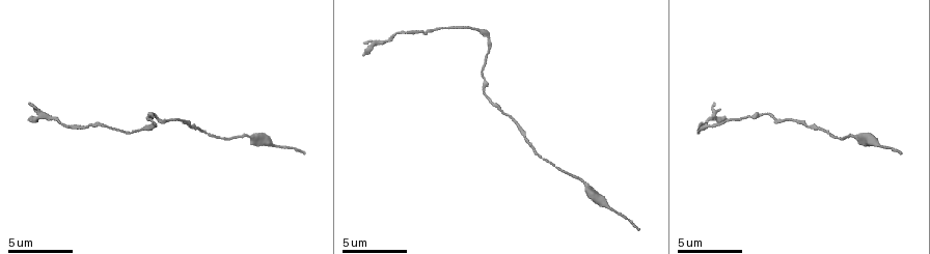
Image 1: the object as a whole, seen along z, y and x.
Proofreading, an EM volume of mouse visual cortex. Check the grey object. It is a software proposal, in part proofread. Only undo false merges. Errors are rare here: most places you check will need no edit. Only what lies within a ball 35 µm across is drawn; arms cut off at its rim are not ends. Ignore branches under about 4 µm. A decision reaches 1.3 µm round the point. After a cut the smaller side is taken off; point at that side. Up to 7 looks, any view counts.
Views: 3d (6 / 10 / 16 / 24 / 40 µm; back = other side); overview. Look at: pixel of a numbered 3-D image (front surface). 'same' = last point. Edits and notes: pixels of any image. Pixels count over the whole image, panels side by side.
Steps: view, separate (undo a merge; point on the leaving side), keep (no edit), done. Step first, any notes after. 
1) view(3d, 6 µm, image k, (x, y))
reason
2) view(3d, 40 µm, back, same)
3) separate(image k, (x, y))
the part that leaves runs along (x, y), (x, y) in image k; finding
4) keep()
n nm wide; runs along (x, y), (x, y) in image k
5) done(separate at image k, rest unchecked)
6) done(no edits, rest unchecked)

view(3d, 10 µm, image 1, (698, 132))
calibre changes

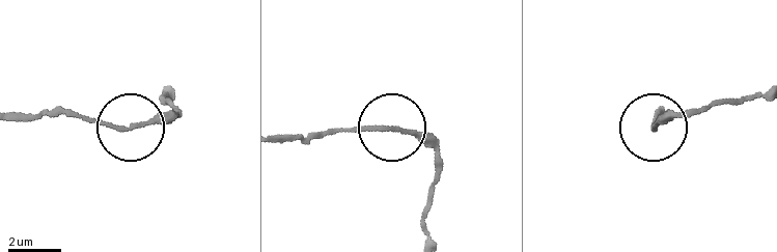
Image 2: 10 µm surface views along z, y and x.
keep()
runs along (169, 88), (162, 94), (175, 110), (129, 128), (44, 114) in image 2; all the same cell

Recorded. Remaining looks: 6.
view(3d, 10 µm, image 1, (508, 114))
thin neck

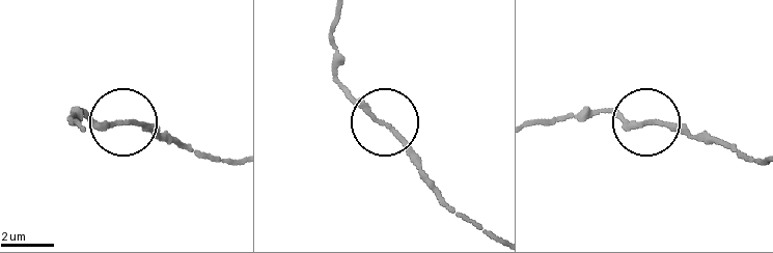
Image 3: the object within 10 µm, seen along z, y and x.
view(3d, 6 µm, image 3, (387, 125))

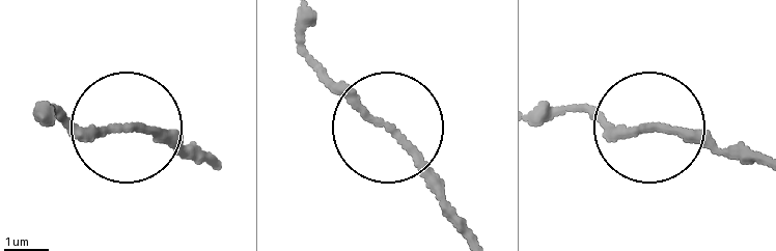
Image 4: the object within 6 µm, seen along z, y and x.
keep()
all the same cell

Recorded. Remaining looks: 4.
view(3d, 10 µm, image 1, (247, 135))
thick turns thin

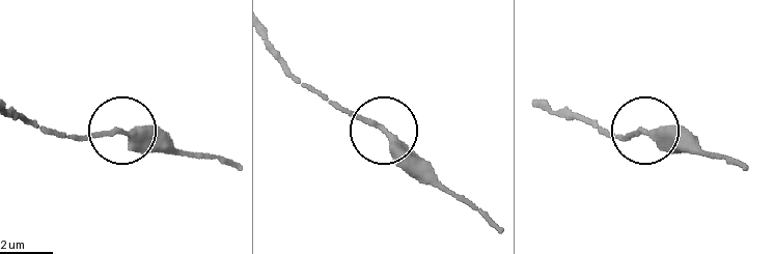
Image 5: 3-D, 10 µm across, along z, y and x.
view(3d, 6 µm, image 5, (646, 131))
closer look

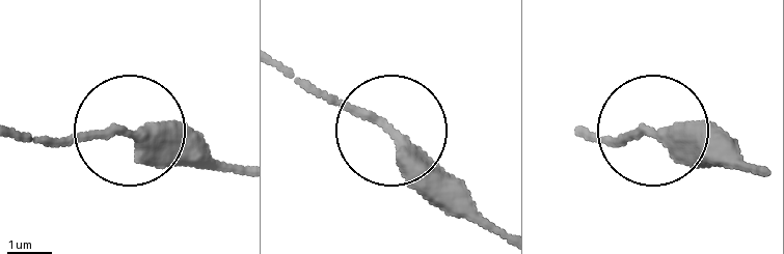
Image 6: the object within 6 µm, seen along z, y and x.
keep()
runs along (585, 131), (603, 142), (655, 131), (730, 139) in image 6; continuous, no second cell

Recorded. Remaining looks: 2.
done(no edits, rest unchecked)

